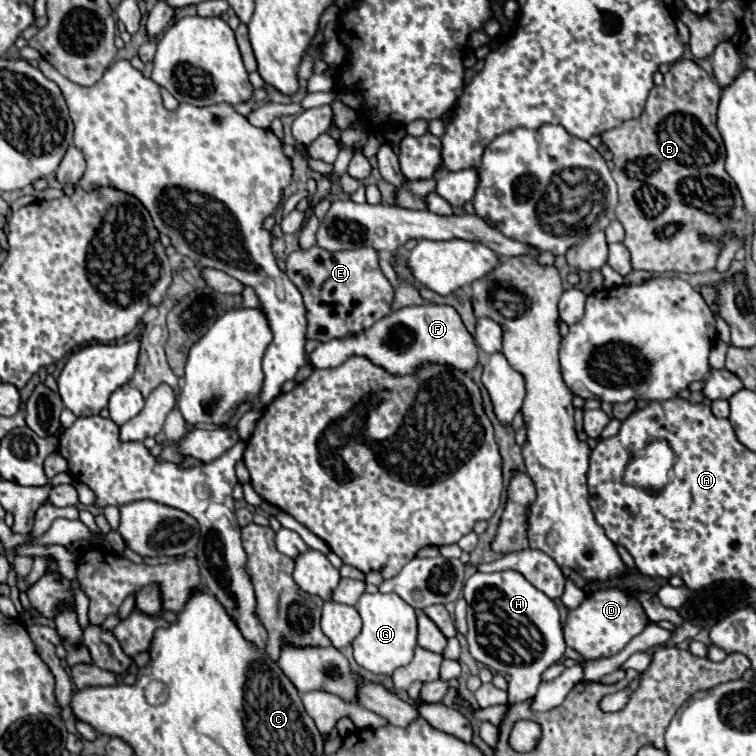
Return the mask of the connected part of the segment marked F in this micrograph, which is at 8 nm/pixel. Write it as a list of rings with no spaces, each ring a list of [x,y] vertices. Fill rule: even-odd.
[[[436,303],[402,307],[398,311],[392,311],[388,317],[382,317],[380,321],[376,321],[376,325],[372,325],[372,329],[360,335],[320,343],[310,353],[310,365],[318,369],[336,367],[350,355],[368,357],[372,363],[388,369],[388,373],[412,373],[412,369],[420,369],[420,365],[424,365],[426,361],[452,365],[462,371],[472,371],[480,363],[480,347],[460,321],[456,309]]]

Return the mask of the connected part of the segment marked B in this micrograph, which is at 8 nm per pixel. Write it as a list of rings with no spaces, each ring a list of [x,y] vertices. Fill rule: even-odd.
[[[690,59],[676,61],[664,75],[664,83],[650,91],[644,113],[602,135],[614,155],[612,177],[618,185],[616,219],[626,229],[624,245],[632,255],[632,267],[664,273],[700,273],[714,269],[720,247],[728,239],[746,237],[746,211],[736,183],[724,169],[726,149],[716,127],[720,87]]]

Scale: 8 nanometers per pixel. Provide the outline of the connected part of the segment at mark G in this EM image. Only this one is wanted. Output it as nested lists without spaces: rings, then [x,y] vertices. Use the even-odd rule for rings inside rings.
[[[364,593],[358,603],[356,603],[356,611],[362,617],[362,631],[356,637],[356,641],[352,643],[354,647],[354,659],[360,667],[364,667],[370,673],[378,673],[378,675],[392,675],[398,667],[404,667],[412,661],[412,653],[416,643],[416,635],[418,635],[418,625],[416,625],[416,613],[414,609],[400,599],[396,593]]]

